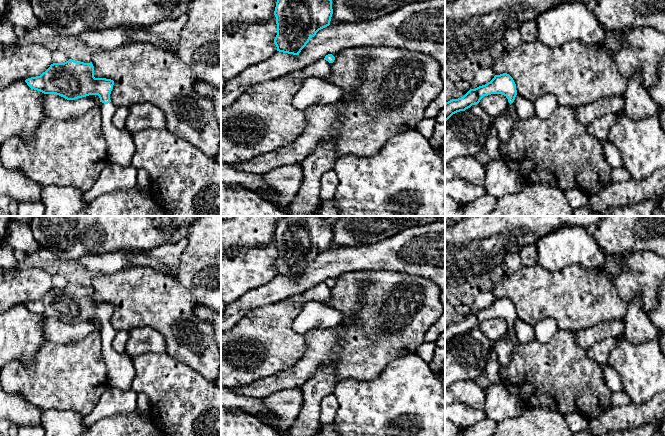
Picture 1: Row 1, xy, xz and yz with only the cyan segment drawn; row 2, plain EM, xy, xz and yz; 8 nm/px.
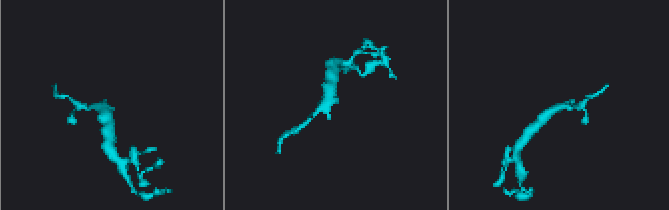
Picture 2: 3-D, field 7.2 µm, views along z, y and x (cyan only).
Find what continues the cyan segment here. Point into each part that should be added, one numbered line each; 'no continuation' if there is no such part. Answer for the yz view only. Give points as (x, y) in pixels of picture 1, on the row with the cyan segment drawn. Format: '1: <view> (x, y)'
1: yz (504, 123)

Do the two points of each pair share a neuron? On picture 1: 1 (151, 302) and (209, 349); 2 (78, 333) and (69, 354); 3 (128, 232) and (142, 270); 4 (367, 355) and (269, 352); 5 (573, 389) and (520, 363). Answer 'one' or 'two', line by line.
1: one
2: two
3: two
4: two
5: one

